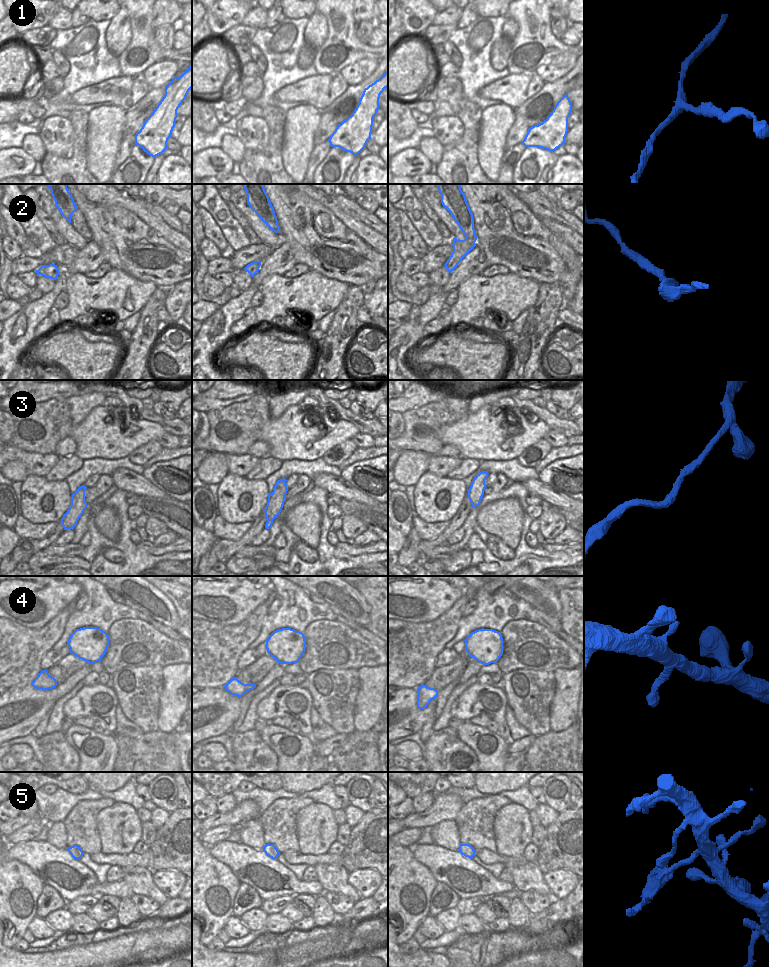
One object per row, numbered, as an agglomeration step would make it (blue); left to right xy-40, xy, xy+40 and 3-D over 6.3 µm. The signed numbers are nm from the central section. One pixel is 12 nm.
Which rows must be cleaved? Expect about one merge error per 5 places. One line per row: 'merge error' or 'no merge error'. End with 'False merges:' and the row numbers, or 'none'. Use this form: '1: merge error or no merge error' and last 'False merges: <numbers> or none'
1: no merge error
2: no merge error
3: no merge error
4: no merge error
5: merge error
False merges: 5

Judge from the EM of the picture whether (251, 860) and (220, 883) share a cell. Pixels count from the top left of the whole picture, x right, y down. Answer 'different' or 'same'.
different

